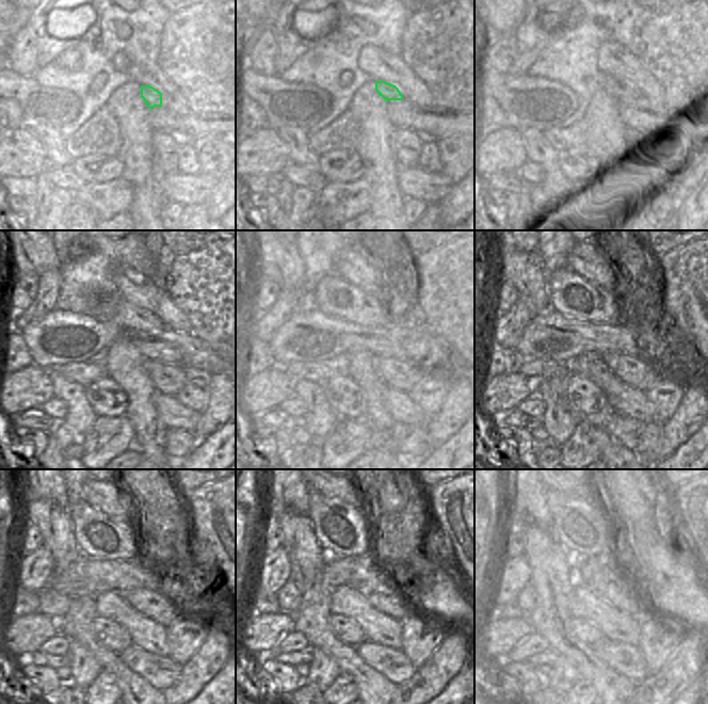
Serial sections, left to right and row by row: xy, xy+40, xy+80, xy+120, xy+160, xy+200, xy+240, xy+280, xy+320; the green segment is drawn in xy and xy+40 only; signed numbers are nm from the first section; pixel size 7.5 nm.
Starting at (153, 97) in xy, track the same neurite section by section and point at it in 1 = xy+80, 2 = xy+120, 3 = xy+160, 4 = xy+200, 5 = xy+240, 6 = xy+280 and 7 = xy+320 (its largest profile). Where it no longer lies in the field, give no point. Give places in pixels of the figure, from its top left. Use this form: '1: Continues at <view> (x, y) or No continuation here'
1: Continues at xy+80 (617, 88)
2: Continues at xy+120 (129, 317)
3: Continues at xy+160 (335, 297)
4: Continues at xy+200 (568, 293)
5: Continues at xy+240 (98, 536)
6: Continues at xy+280 (342, 530)
7: Continues at xy+320 (579, 524).

